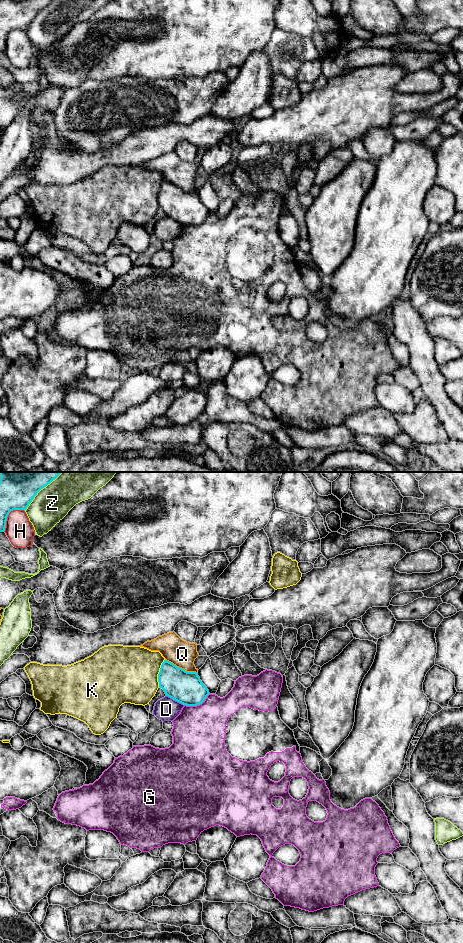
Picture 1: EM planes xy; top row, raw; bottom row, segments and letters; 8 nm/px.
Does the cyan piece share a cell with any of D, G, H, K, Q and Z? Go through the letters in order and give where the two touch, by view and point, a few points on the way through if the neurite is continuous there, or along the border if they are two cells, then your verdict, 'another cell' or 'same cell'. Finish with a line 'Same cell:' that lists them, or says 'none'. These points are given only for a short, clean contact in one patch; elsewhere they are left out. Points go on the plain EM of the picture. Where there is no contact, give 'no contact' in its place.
D: contact xy (175, 220); another cell
G: contact xy (197, 224); same cell
H: contact xy (8, 34); another cell
K: contact xy (159, 193); another cell
Q: contact xy (181, 188); another cell
Z: contact xy (36, 14); another cell
Same cell: G

